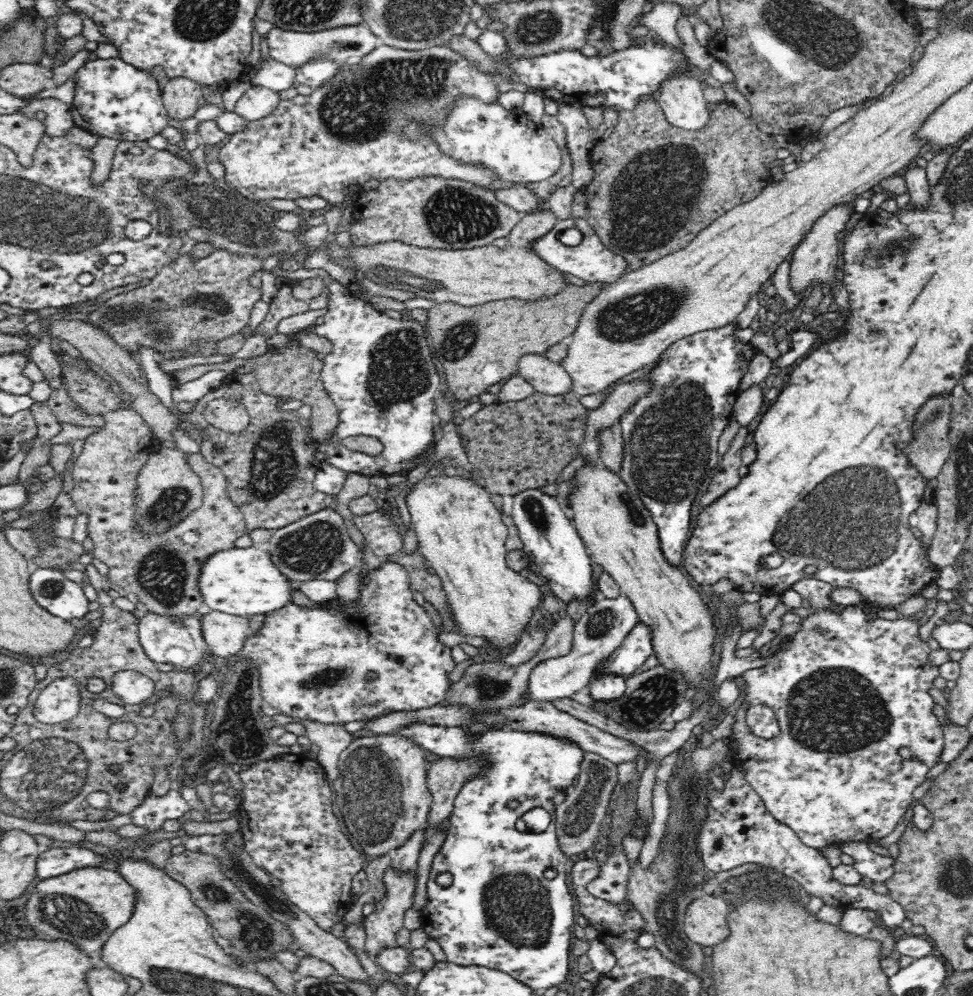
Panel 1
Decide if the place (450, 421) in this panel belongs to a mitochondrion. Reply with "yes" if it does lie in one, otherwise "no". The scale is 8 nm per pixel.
no

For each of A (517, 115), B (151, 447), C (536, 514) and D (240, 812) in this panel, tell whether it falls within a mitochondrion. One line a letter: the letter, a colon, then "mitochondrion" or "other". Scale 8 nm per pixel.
A: other
B: other
C: mitochondrion
D: other

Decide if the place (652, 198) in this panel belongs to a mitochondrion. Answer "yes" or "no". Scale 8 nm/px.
yes

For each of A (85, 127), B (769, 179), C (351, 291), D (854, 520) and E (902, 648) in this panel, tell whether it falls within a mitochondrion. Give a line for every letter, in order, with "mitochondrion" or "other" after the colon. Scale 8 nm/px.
A: other
B: other
C: other
D: mitochondrion
E: other

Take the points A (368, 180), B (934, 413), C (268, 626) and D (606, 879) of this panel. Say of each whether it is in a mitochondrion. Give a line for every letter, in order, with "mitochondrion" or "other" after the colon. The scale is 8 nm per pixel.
A: other
B: mitochondrion
C: other
D: other

